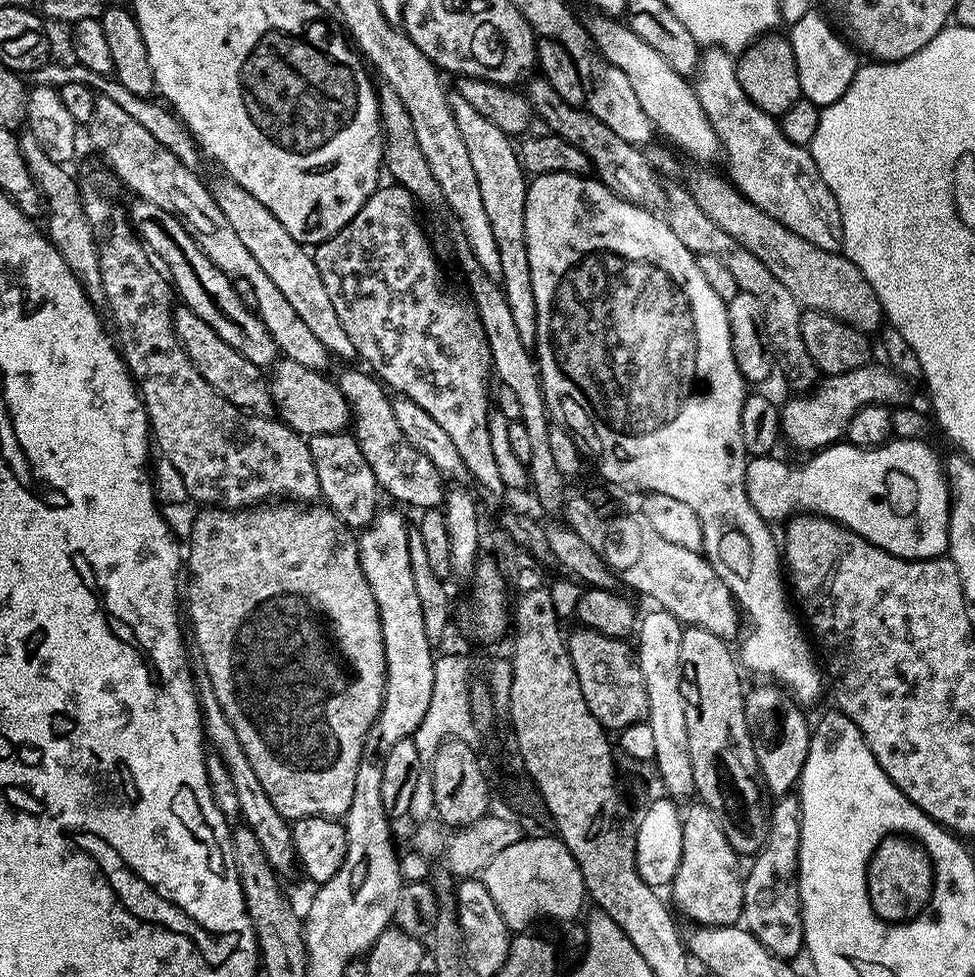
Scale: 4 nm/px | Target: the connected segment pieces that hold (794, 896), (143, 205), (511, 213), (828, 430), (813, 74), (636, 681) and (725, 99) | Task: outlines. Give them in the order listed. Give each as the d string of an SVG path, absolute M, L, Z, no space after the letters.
M796 794L781 796L770 808L766 842L751 857L744 881L744 905L740 919L766 950L783 960L801 955L804 948L804 923L800 909L800 797Z
M137 199L135 203L130 208L130 223L145 249L162 265L175 295L184 299L181 300L183 307L198 314L198 318L202 318L202 322L206 322L206 326L210 326L222 342L230 342L242 358L250 358L250 362L259 368L271 369L278 359L274 338L259 315L242 302L236 293L233 277L218 270L218 266L206 258L195 236L189 232L188 225L179 216L162 210L162 206L154 206L154 202L149 200Z
M452 90L447 93L448 104L452 108L458 131L466 142L475 177L478 178L479 193L482 194L483 207L490 218L494 230L495 245L502 264L500 280L504 297L514 314L514 326L518 326L518 338L529 346L536 343L536 307L534 306L534 288L530 282L530 258L526 250L526 194L529 181L524 168L520 165L518 148L515 143L490 118L482 118L462 94Z
M869 362L863 364L861 368L850 370L846 374L838 374L837 376L824 376L822 383L803 393L793 395L793 400L788 400L782 404L780 408L780 431L783 439L789 440L796 448L805 448L805 453L811 454L819 449L827 448L830 444L843 441L845 439L848 423L850 418L854 418L854 414L862 406L870 406L871 404L887 405L888 400L898 400L900 402L904 395L907 394L907 383L895 372L889 370L883 363L875 364Z
M804 12L793 22L792 29L787 29L786 32L794 50L794 63L798 66L801 97L814 102L821 109L827 104L838 102L838 98L846 94L858 67L857 49L831 23L829 24L824 21L820 12Z
M583 626L577 629L577 632L567 633L566 643L578 686L582 686L582 698L586 698L590 706L590 714L594 714L606 730L623 730L643 721L648 715L646 686L633 649L627 648L624 640L615 640Z
M708 48L700 57L700 67L694 77L694 87L698 102L702 102L702 110L706 110L706 118L710 118L710 126L714 128L714 134L718 134L723 159L728 159L728 170L726 170L726 174L732 183L736 185L736 189L738 189L750 202L754 202L762 210L766 210L766 214L770 214L770 218L782 222L782 226L786 226L790 230L794 230L794 234L806 238L806 242L814 242L814 246L822 246L822 250L840 252L844 247L842 218L838 214L838 202L834 198L830 186L826 186L826 182L822 182L822 174L818 174L818 166L814 162L811 151L809 151L805 145L790 142L790 138L786 138L786 134L782 134L779 119L770 114L766 114L762 110L758 110L758 106L754 106L754 102L750 102L750 98L746 98L746 90L742 90L742 82L738 82L736 60L733 59L729 53L721 52L719 48Z

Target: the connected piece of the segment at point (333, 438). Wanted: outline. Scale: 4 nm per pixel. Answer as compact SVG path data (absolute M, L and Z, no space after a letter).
M347 431L318 434L308 440L310 458L314 458L314 470L318 474L318 486L323 503L336 513L343 524L353 530L363 530L376 517L382 489L374 478L370 462L362 454L355 435Z

